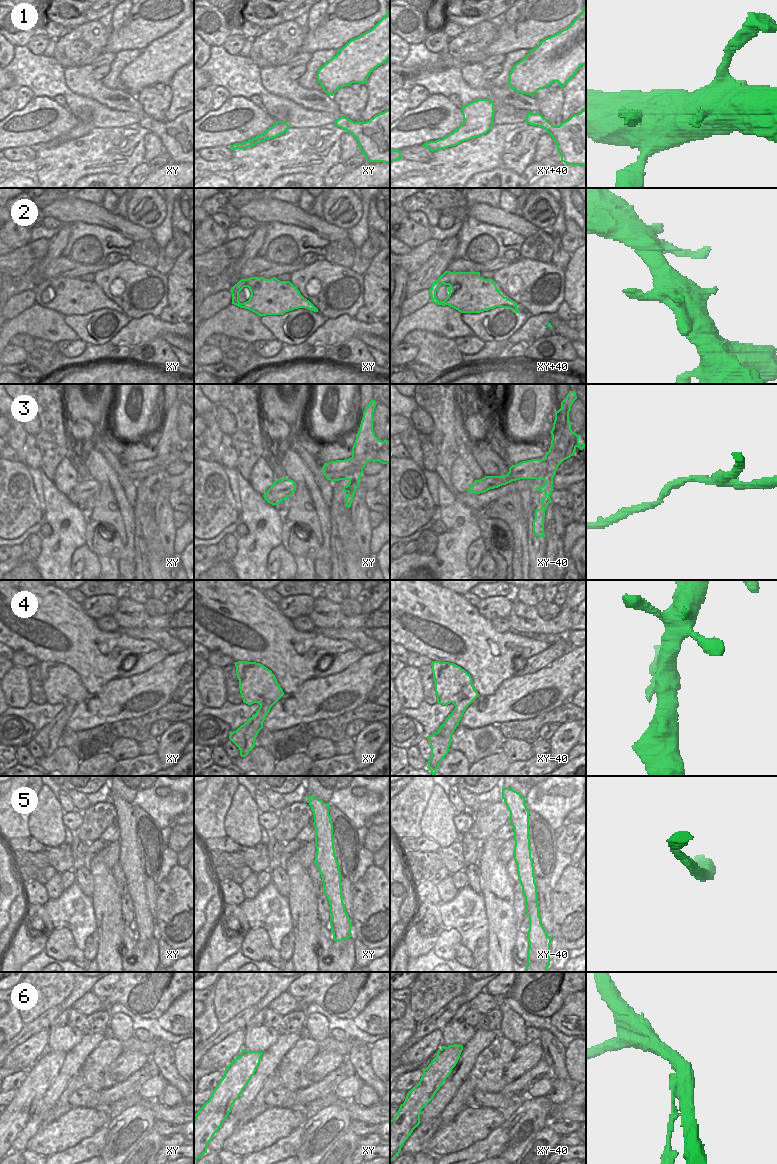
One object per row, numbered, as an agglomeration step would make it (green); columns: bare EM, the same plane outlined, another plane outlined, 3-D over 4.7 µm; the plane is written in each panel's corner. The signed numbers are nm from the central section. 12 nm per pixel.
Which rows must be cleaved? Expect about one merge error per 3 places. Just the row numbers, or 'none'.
3, 6

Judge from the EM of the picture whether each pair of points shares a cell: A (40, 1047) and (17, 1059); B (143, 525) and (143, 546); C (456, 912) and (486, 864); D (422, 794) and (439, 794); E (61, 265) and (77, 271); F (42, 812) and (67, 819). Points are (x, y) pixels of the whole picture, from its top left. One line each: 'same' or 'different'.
A: same
B: same
C: different
D: different
E: same
F: different

